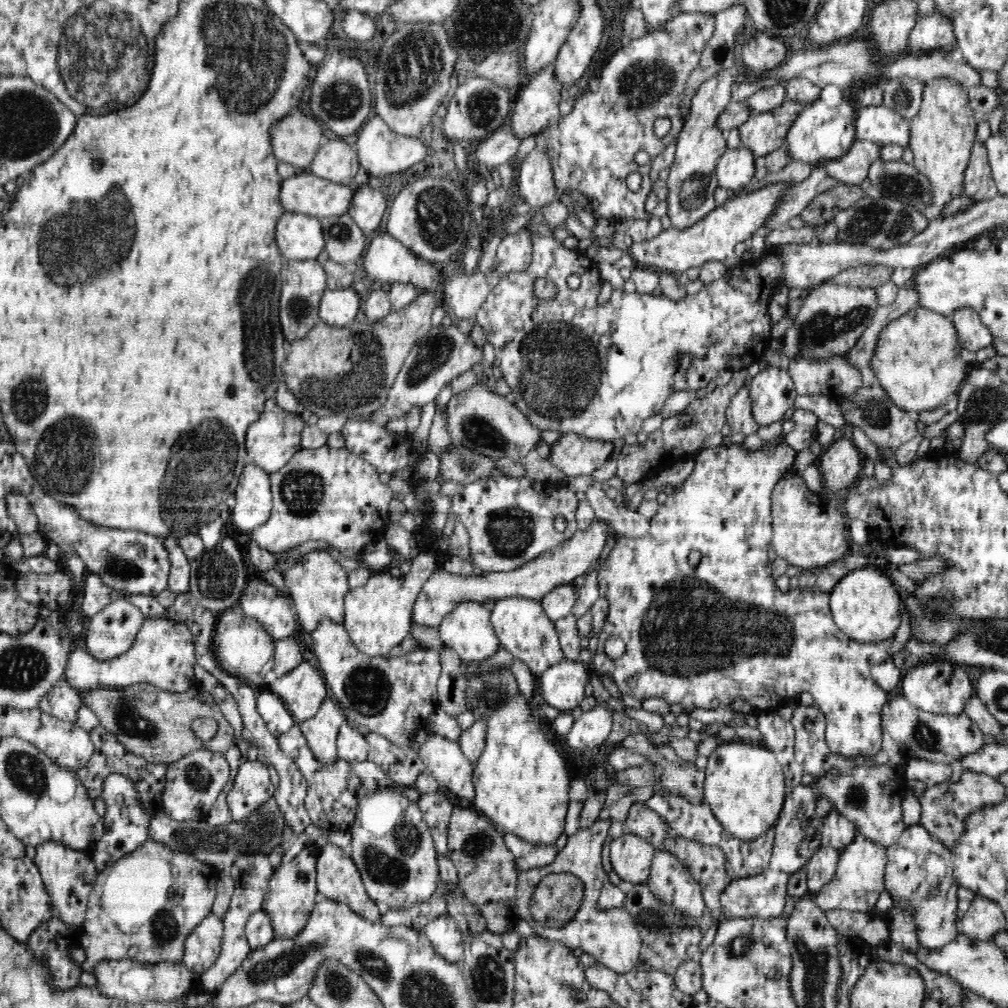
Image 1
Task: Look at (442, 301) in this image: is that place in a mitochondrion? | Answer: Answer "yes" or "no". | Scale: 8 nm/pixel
no

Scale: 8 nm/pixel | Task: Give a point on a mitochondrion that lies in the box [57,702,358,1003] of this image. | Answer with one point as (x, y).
(280, 966)

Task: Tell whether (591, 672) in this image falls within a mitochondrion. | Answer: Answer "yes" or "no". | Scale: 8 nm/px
no

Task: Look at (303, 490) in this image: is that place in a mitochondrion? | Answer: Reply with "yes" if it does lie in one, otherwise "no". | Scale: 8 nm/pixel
yes

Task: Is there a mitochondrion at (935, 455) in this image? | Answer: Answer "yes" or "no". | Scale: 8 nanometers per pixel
no

